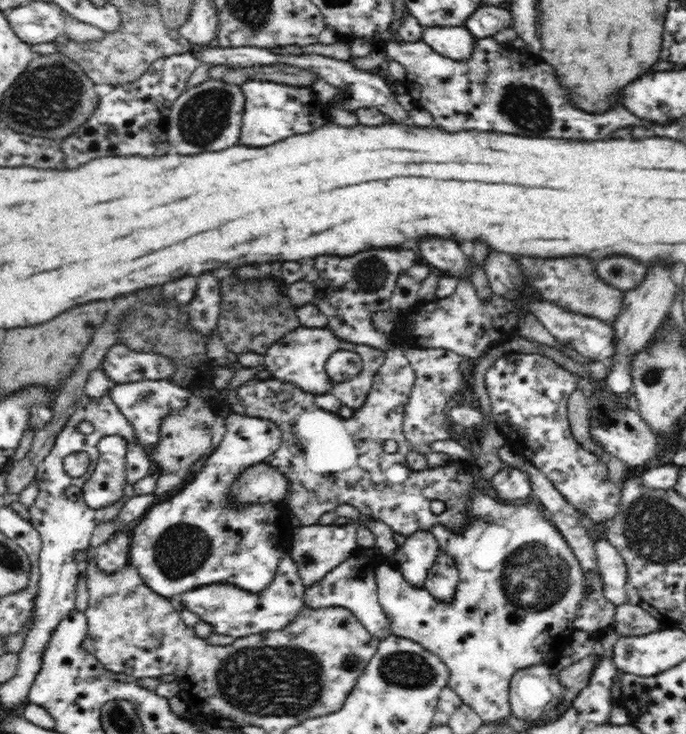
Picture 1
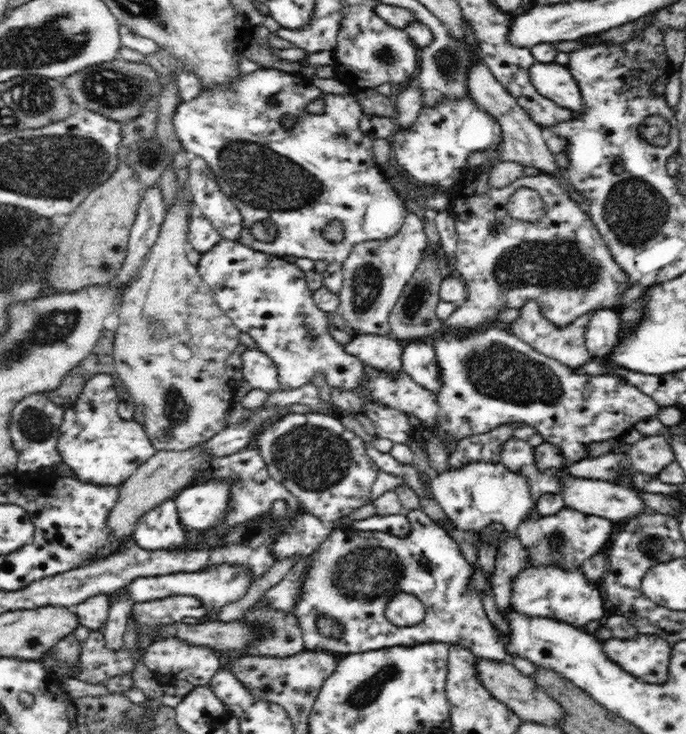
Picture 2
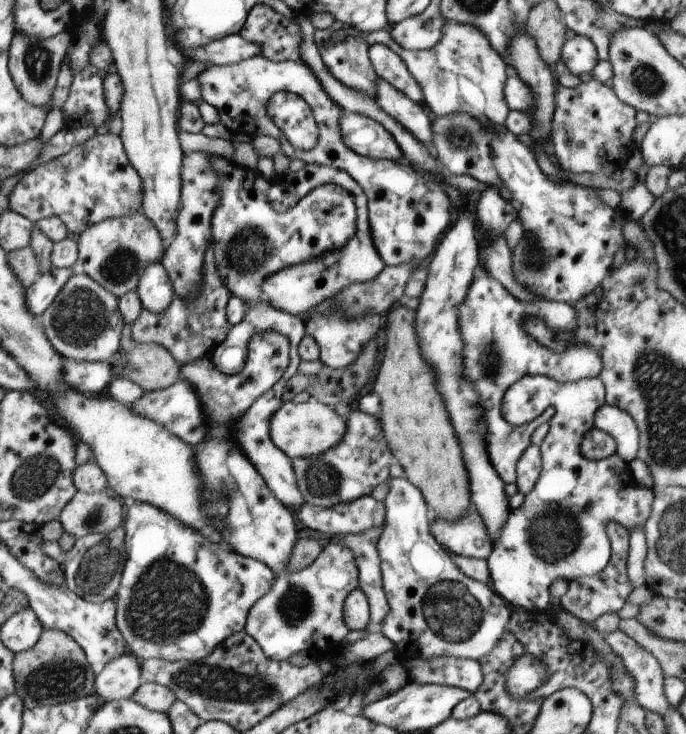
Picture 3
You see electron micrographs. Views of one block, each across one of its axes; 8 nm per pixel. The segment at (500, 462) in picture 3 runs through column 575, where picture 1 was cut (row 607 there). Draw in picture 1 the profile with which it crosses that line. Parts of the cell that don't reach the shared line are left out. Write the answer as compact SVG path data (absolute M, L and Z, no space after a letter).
M352 556L348 560L344 560L342 564L338 564L336 568L332 568L318 584L306 588L304 594L304 602L310 608L332 608L332 606L340 606L340 608L348 608L354 612L354 616L364 624L364 628L384 640L392 634L392 628L388 626L386 614L378 602L378 584L374 578L374 568L376 564L386 564L384 556L374 556L374 558L360 558L360 556Z

